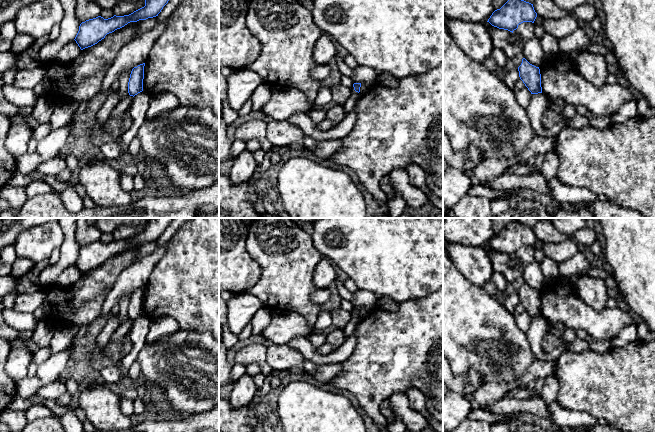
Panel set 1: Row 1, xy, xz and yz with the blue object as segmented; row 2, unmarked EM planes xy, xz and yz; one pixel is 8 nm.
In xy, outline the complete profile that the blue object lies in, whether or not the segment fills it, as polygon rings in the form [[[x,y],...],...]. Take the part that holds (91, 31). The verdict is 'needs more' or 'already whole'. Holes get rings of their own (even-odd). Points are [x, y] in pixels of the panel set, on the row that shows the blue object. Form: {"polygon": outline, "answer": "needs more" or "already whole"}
{"polygon": [[[145,0],[145,6],[129,15],[116,16],[104,19],[98,16],[82,22],[75,41],[81,50],[97,44],[109,33],[114,32],[130,22],[146,20],[158,16],[169,0]]], "answer": "already whole"}

